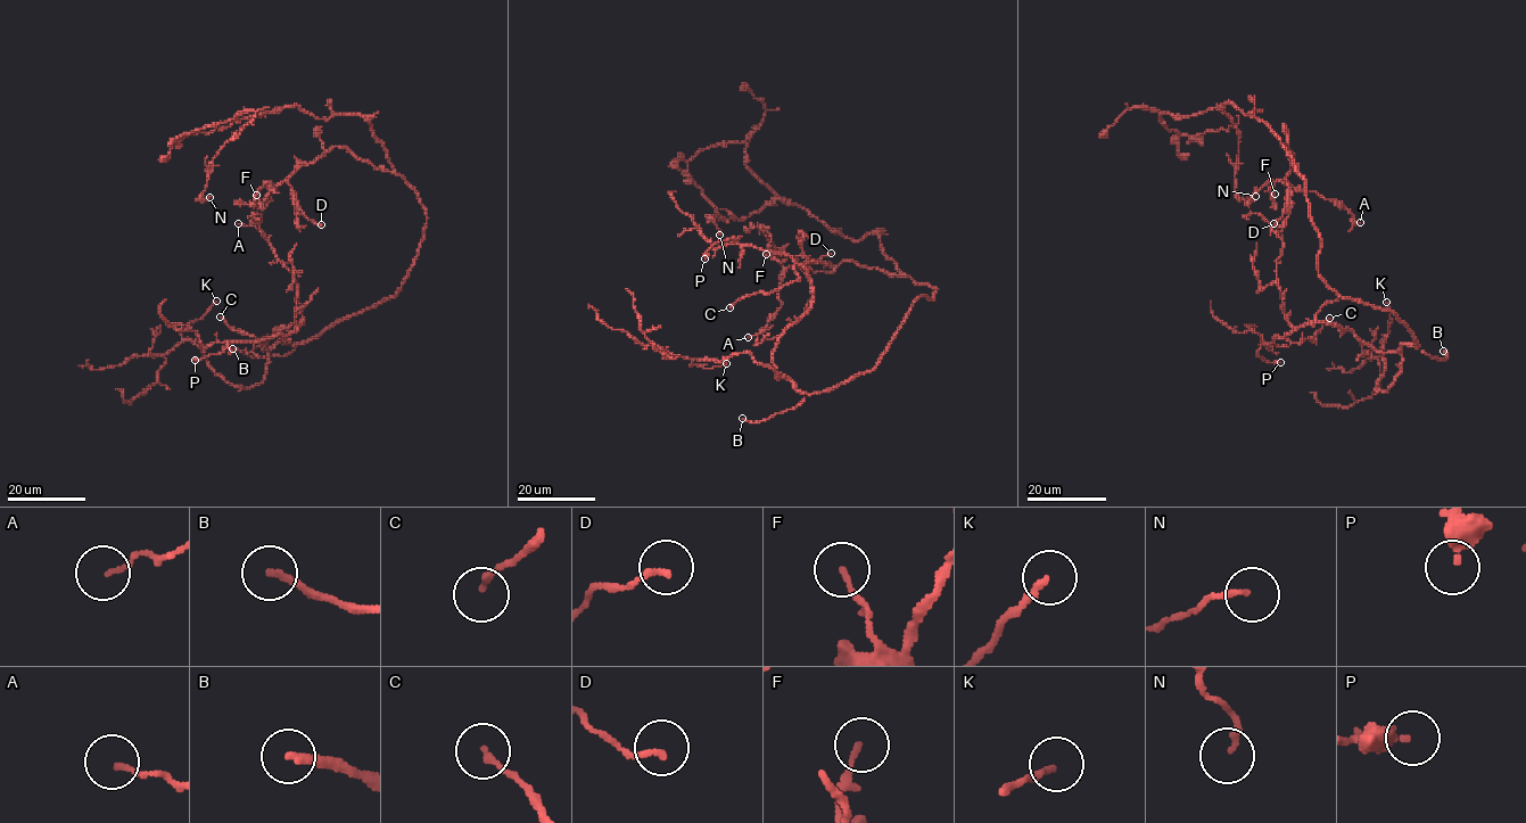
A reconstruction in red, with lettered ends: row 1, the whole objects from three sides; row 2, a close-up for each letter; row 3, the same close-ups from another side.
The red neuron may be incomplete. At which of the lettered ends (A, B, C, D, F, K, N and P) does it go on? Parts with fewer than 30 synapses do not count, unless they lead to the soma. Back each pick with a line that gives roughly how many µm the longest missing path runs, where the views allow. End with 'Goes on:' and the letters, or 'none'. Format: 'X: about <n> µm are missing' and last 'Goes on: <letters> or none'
B: about 30 µm are missing
Goes on: B

